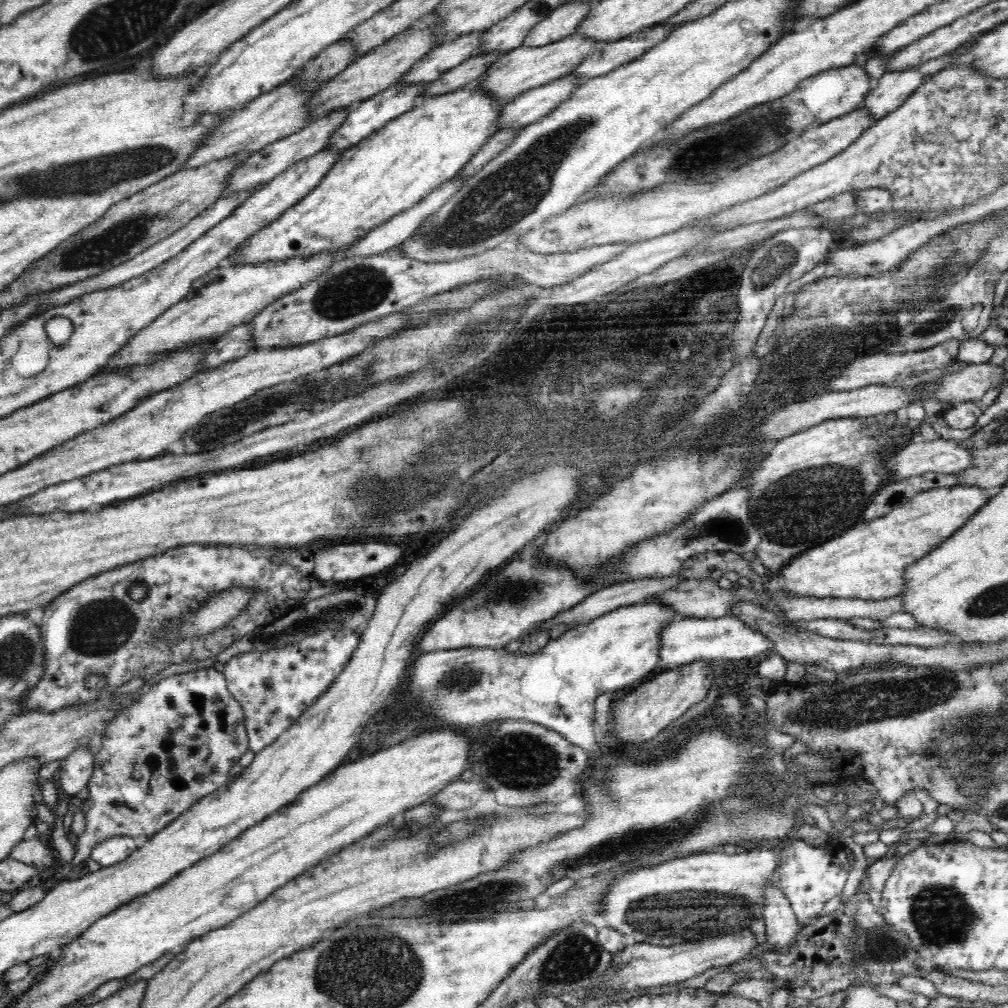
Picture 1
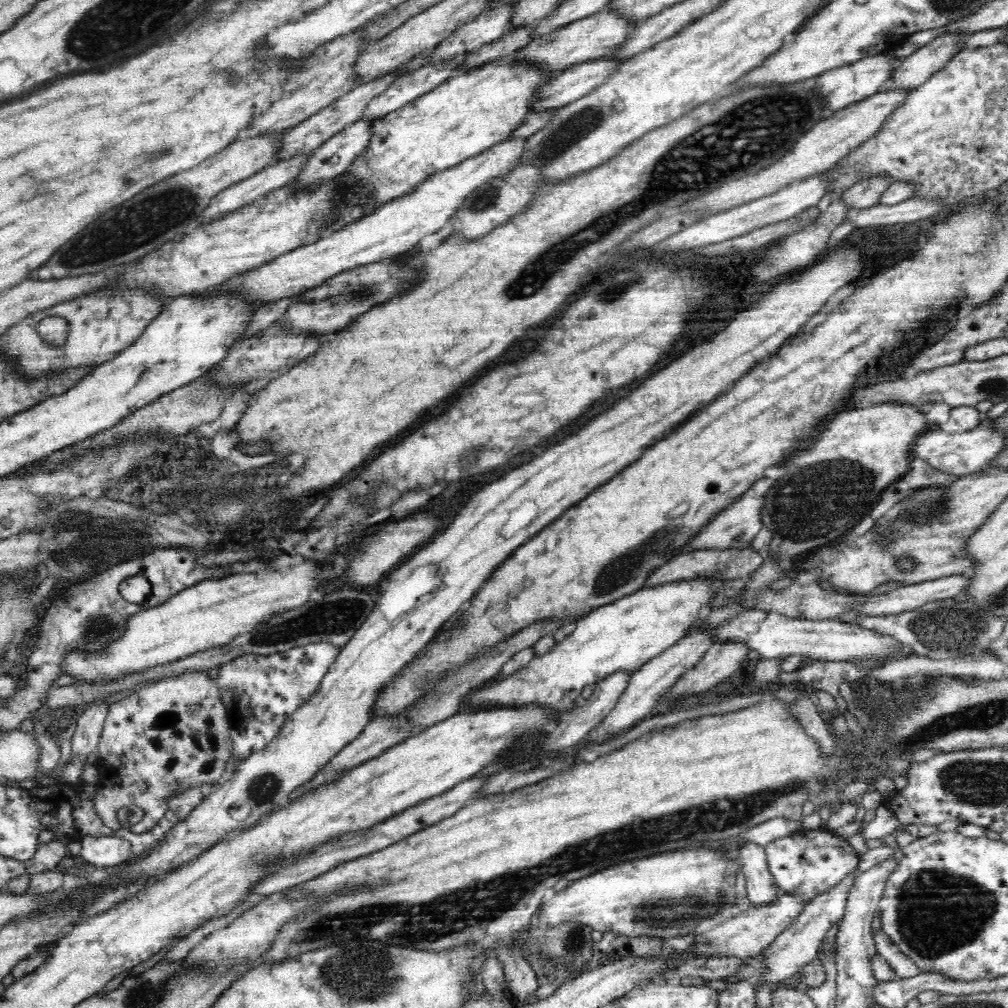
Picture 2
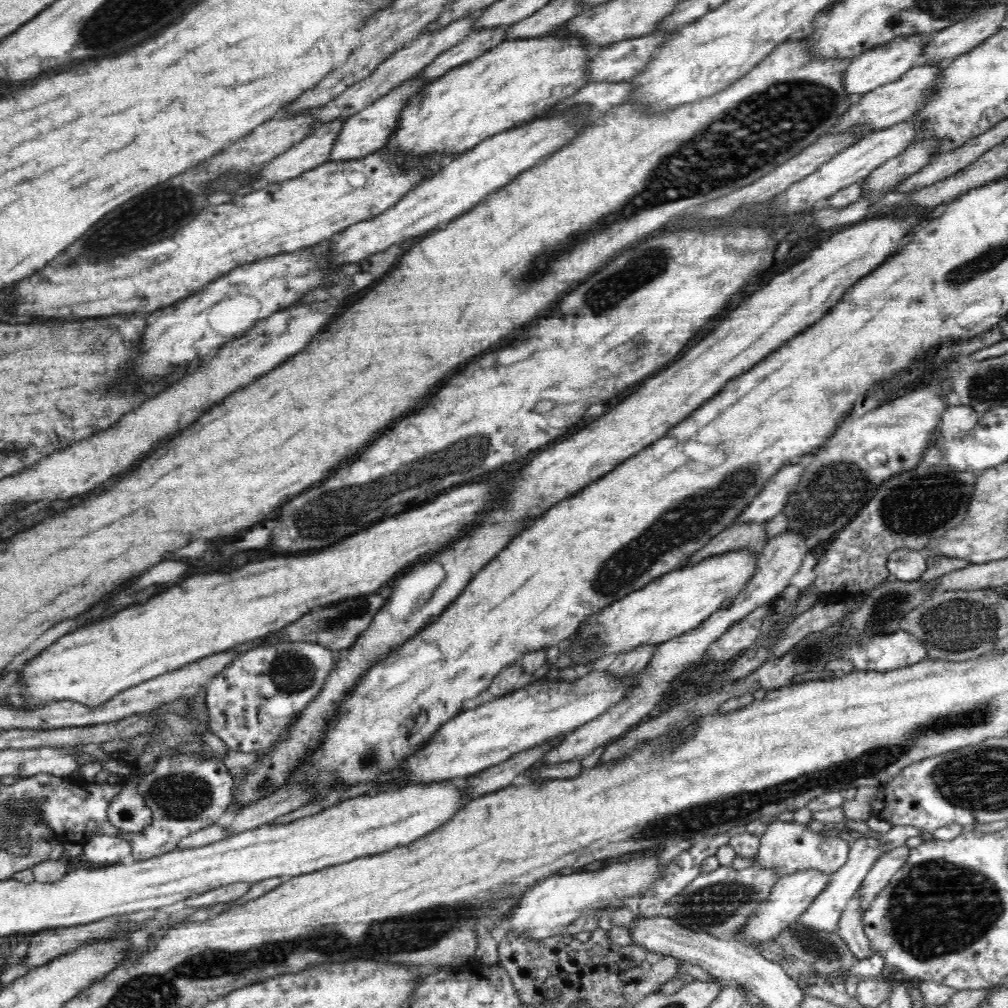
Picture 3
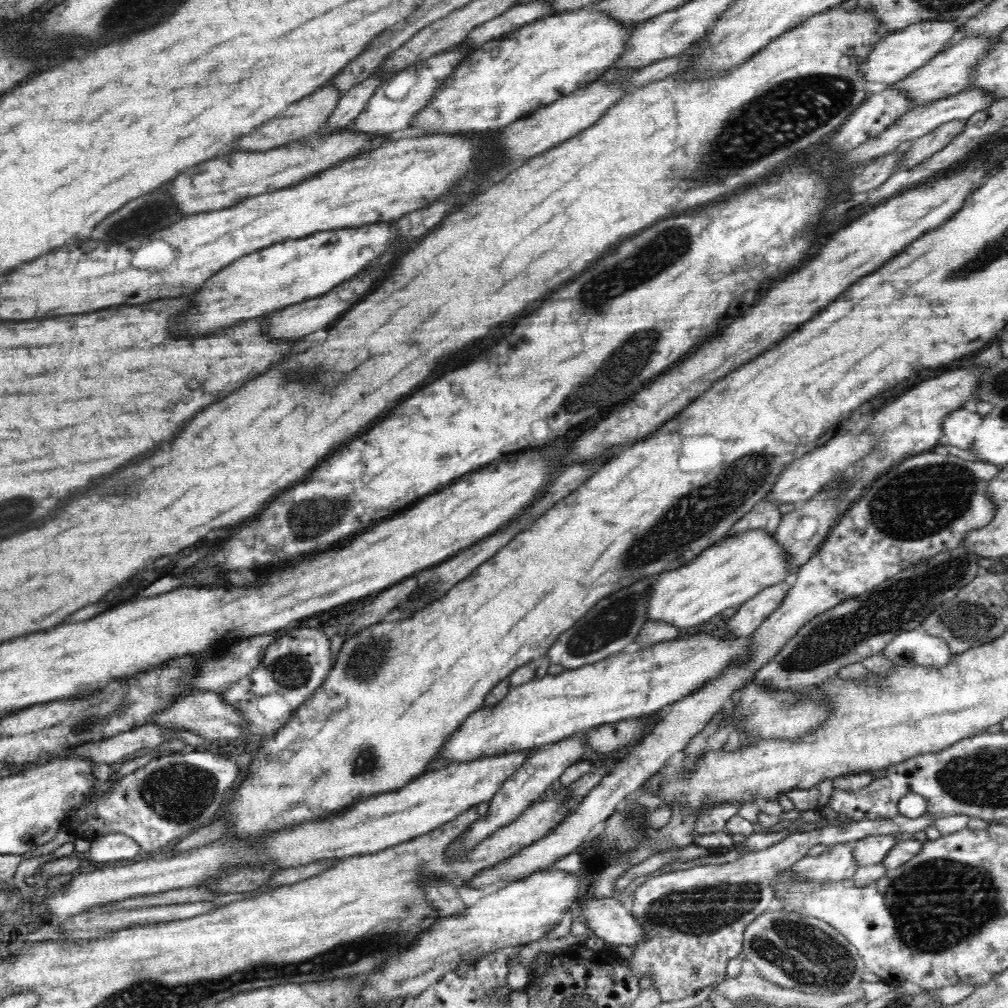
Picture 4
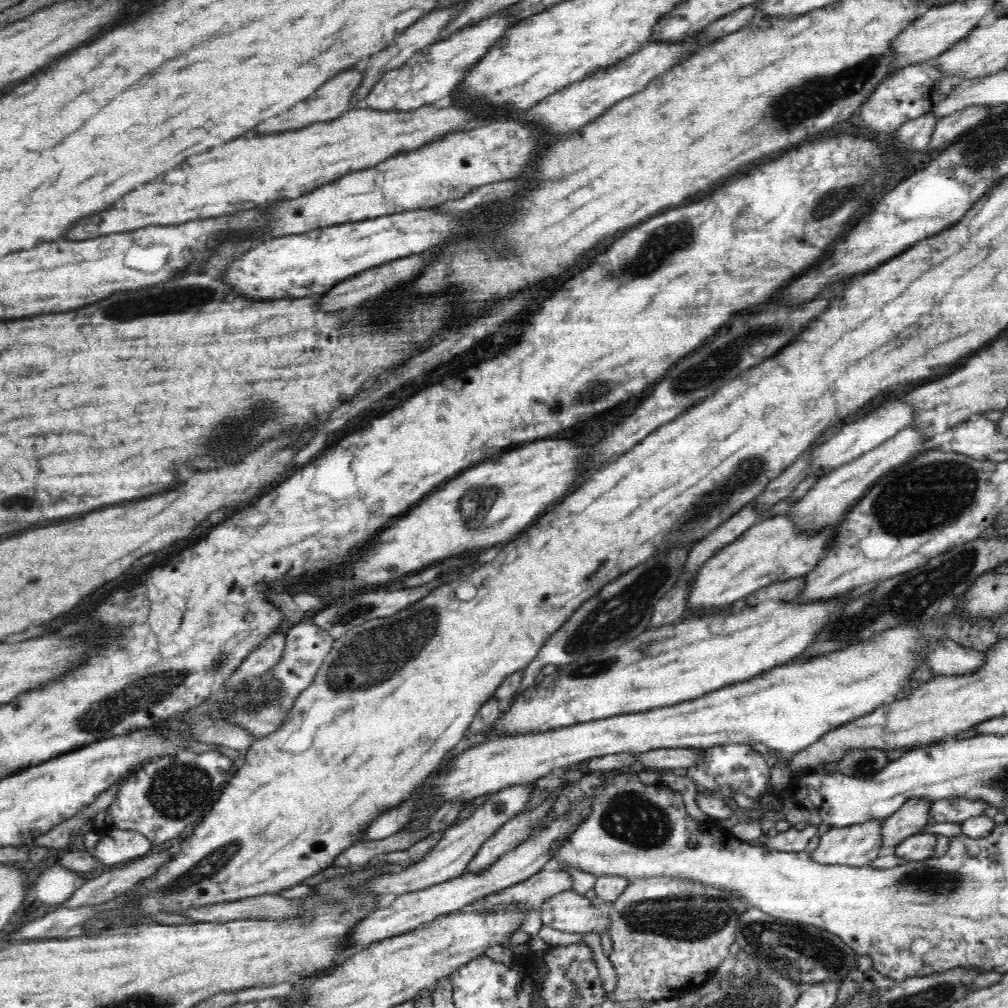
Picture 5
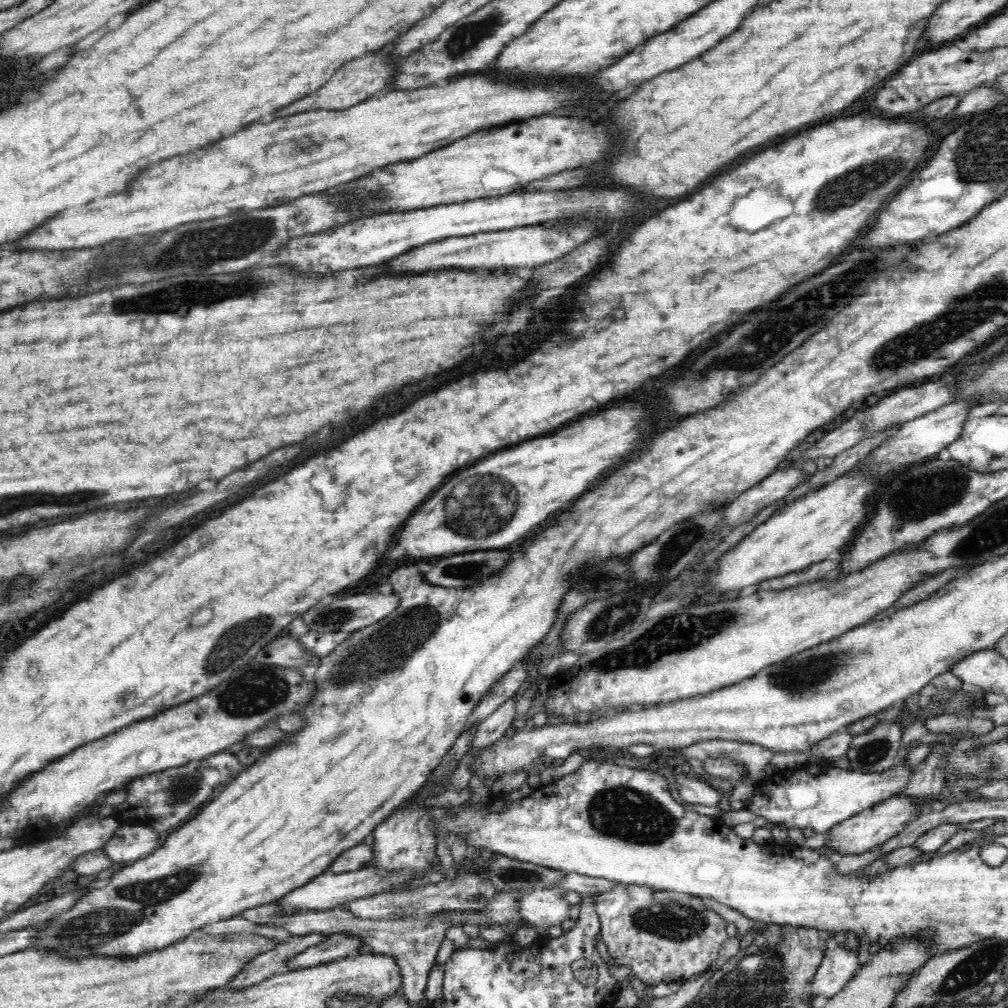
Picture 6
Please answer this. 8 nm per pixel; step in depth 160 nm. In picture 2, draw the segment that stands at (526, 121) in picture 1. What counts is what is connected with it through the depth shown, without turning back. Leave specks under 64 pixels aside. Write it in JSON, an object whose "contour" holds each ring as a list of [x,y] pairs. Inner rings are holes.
{"contour":[[[608,56],[568,67],[540,86],[538,94],[532,98],[530,111],[558,110],[586,96],[600,84],[604,84],[608,76],[612,76],[612,72],[616,72],[618,66],[625,61]]]}

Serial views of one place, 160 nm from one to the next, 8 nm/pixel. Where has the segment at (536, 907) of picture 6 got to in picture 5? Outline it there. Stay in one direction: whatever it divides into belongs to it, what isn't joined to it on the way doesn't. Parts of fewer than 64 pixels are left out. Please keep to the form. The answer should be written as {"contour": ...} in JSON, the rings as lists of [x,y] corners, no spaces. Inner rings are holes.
{"contour":[[[573,890],[554,894],[542,902],[537,920],[562,932],[609,934],[608,913],[599,912],[590,899]]]}

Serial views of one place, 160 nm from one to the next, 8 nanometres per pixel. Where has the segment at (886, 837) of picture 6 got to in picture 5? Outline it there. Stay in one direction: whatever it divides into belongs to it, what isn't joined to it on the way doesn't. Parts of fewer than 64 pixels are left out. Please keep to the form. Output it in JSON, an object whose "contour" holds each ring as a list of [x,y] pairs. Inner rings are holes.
{"contour":[[[869,820],[852,826],[832,827],[820,836],[818,848],[811,858],[820,864],[841,864],[846,866],[866,866],[879,856],[882,838],[882,821]]]}

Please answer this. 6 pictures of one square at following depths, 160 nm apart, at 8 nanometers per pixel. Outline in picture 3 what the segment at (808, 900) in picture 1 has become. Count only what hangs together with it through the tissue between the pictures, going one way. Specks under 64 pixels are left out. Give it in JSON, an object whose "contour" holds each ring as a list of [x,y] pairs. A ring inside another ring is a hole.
{"contour":[[[792,821],[792,828],[786,828],[786,836],[778,836],[778,838],[788,838],[788,840],[804,840],[804,842],[762,842],[764,834],[760,837],[760,848],[756,854],[756,864],[763,868],[775,868],[779,878],[790,876],[794,872],[804,872],[804,870],[818,870],[825,874],[838,872],[844,863],[848,862],[850,854],[850,844],[840,837],[824,837],[818,833],[808,829],[802,836],[802,824]]]}

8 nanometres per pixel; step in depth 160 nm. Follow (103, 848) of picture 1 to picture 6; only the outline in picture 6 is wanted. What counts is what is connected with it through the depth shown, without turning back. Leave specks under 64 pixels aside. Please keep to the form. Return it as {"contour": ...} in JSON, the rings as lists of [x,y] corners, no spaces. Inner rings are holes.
{"contour":[[[122,824],[103,850],[114,863],[120,864],[144,859],[159,846],[159,834],[151,826]]]}

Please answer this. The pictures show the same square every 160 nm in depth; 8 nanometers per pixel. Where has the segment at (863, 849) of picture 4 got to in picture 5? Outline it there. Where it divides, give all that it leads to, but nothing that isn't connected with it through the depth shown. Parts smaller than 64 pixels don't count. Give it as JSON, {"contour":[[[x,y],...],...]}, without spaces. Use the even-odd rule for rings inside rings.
{"contour":[[[924,797],[906,799],[903,805],[892,816],[882,821],[883,845],[880,857],[895,853],[895,848],[909,836],[920,833],[926,826],[930,801]]]}

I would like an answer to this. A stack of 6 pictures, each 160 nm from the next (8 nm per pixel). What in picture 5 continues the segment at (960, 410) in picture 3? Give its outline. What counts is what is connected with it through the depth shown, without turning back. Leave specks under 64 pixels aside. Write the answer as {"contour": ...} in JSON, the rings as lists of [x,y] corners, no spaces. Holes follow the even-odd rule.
{"contour":[[[977,415],[962,422],[953,431],[952,450],[974,460],[990,461],[992,455],[998,452],[996,442],[1002,440],[997,422],[984,415]]]}

